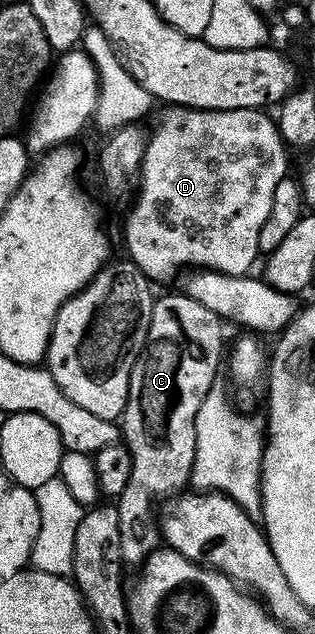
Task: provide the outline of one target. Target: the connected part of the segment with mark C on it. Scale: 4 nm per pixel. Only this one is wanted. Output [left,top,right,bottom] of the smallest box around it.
[115,295,225,566]

